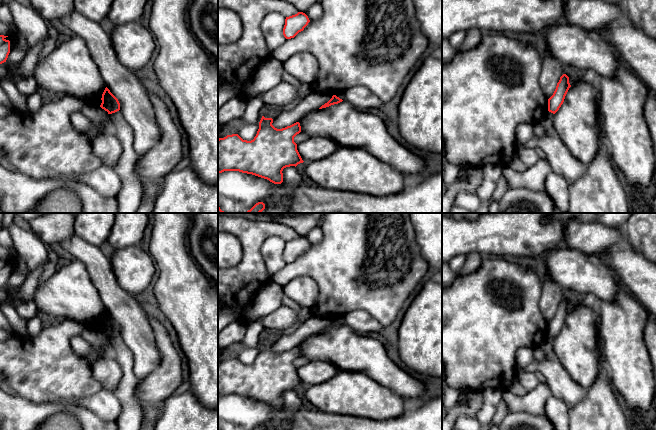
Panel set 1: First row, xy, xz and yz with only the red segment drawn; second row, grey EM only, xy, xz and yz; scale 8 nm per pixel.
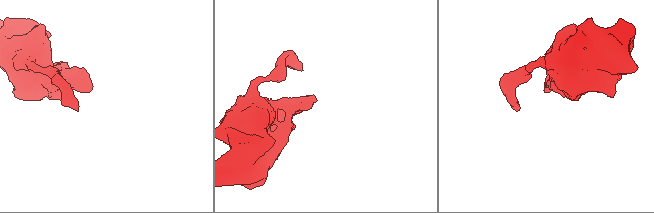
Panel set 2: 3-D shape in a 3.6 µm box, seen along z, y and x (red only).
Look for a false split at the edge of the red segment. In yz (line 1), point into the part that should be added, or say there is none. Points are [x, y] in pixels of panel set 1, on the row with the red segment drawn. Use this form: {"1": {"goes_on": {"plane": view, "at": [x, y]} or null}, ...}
{"1": {"goes_on": null}}

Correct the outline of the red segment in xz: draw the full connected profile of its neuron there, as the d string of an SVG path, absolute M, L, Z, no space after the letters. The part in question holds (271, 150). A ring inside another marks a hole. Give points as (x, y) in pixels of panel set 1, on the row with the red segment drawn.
M262 116L259 122L259 129L253 140L243 140L238 134L227 135L218 139L218 173L224 171L239 171L252 174L269 180L274 184L283 182L283 169L290 166L297 166L303 163L294 137L301 132L299 122L282 129L273 125L272 118Z

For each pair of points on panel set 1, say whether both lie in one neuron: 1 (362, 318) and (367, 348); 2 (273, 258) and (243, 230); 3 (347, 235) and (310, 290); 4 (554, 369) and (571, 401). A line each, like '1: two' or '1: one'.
1: two
2: two
3: two
4: one

